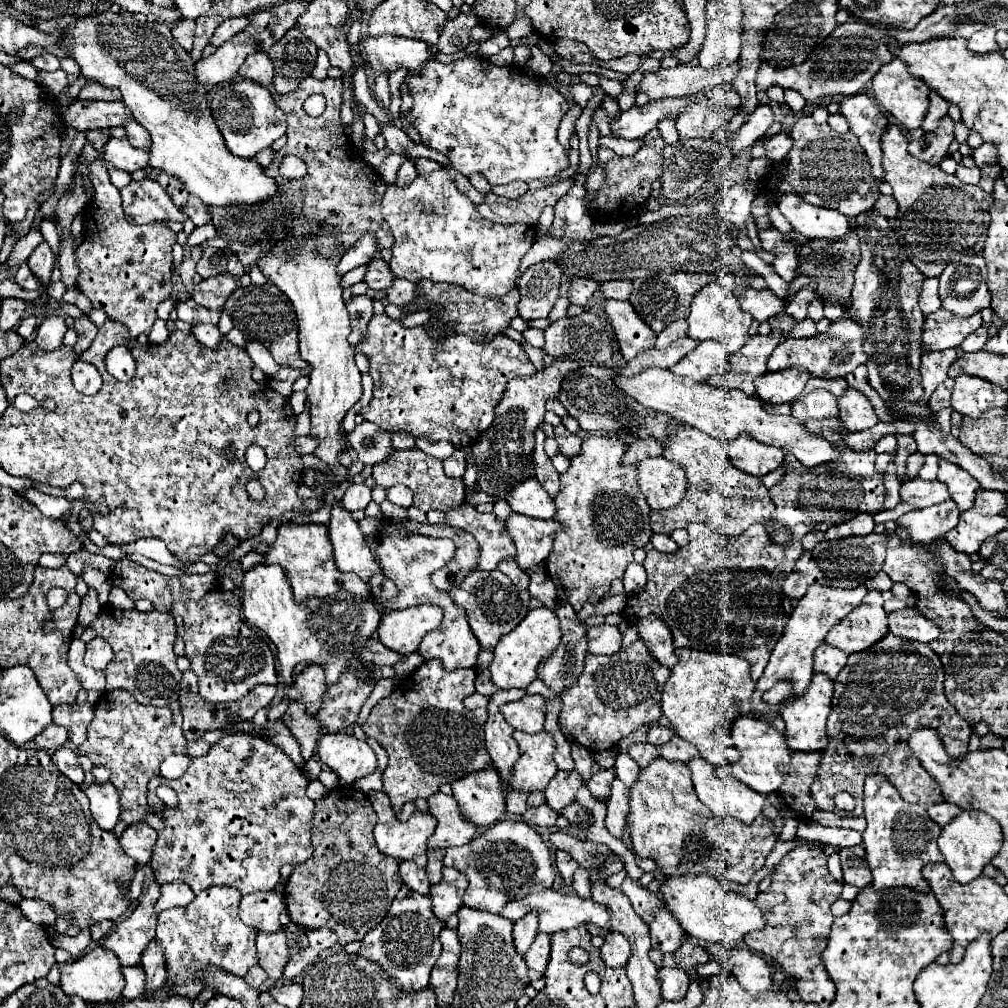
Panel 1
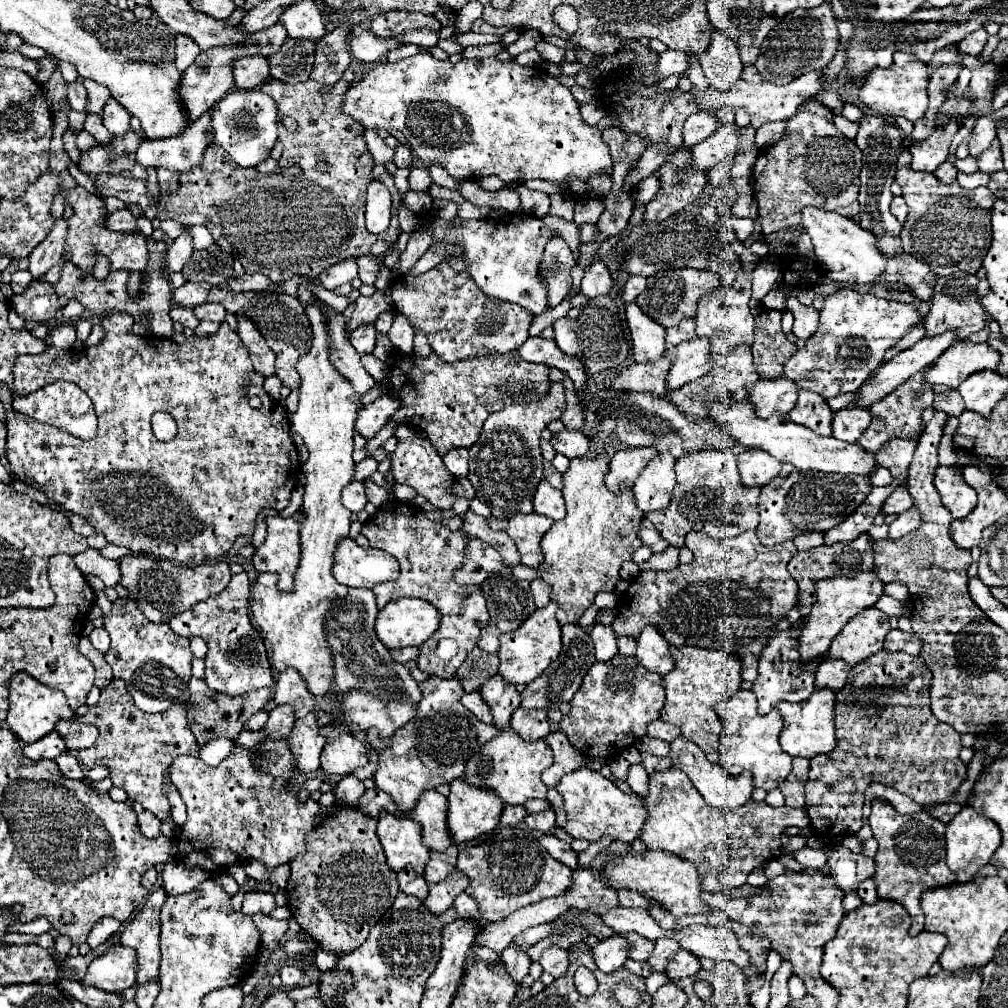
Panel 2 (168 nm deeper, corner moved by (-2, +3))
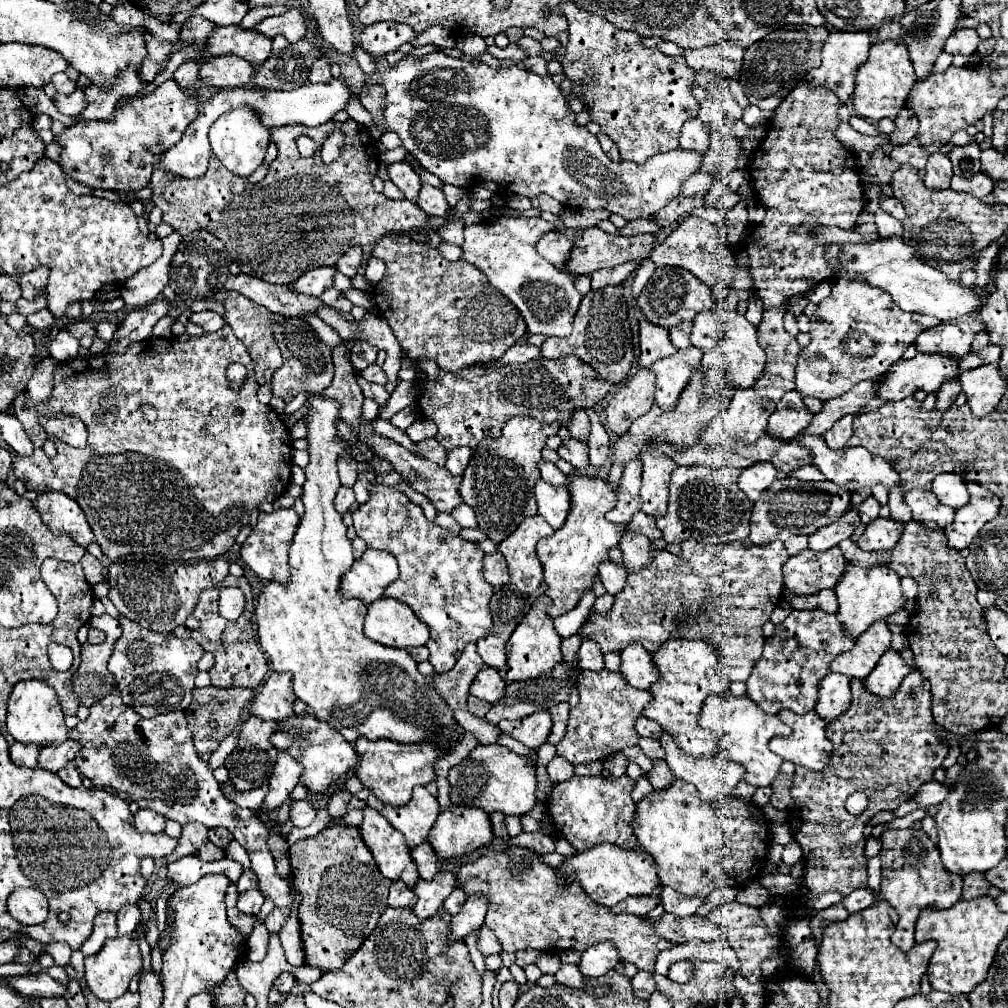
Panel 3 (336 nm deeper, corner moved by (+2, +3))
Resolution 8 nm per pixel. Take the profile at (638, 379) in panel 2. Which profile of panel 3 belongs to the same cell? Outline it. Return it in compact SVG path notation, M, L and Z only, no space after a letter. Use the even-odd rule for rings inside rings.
M637 368L631 378L611 394L607 406L607 424L613 434L623 436L635 418L643 416L653 406L653 372Z

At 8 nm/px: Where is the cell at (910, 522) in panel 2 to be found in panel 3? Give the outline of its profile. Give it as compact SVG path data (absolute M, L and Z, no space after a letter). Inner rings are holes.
M875 518L871 524L867 524L865 532L857 540L857 546L869 552L893 548L893 544L897 544L897 540L901 538L901 532L901 526L891 518Z

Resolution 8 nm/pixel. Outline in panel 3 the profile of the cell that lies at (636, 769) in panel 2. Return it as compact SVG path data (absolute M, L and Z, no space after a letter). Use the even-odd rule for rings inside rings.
M639 778L637 782L635 782L635 788L633 788L633 792L631 792L631 798L635 800L635 802L641 802L645 796L649 796L653 792L653 788L651 788L651 784L649 784L649 780L647 778Z

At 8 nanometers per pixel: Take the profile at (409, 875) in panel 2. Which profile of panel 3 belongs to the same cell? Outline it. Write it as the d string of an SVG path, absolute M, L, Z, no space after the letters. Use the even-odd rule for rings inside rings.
M401 882L391 884L389 898L387 898L387 904L391 908L413 908L413 900L417 900L417 898L413 896L411 888L405 888L405 884L401 884Z

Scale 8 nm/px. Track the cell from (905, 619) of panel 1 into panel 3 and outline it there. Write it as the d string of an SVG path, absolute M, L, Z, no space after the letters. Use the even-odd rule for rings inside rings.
M891 650L891 652L885 652L885 656L881 656L877 668L865 678L863 686L865 686L865 690L869 690L875 696L889 698L897 692L897 688L901 686L903 678L909 672L911 672L911 668L905 664L901 654Z

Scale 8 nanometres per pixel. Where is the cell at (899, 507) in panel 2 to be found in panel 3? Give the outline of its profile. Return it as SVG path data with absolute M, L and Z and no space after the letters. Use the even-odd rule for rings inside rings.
M869 496L869 498L863 500L855 510L859 512L861 522L863 522L863 524L869 524L869 520L873 520L873 518L879 516L879 508L881 508L881 504L877 504L877 500L873 500L873 496Z

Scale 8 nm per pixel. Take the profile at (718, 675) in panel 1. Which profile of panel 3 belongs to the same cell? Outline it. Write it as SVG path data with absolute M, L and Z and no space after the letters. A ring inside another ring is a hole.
M669 640L653 654L653 664L659 668L659 680L649 688L653 700L645 706L643 716L655 720L679 744L679 748L691 756L705 758L717 752L711 734L697 724L703 700L711 694L725 694L731 684L721 674L715 648L703 640Z

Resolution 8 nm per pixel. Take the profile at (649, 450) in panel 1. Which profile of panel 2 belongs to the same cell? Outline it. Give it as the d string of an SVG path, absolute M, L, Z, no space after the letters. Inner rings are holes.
M625 448L615 452L611 458L609 474L605 476L609 488L631 488L635 478L653 456L657 456L655 448Z

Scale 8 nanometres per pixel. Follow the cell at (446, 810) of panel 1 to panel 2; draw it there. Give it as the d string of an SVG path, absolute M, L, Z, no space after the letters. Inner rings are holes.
M425 790L411 814L423 826L423 840L435 852L445 852L453 846L447 826L447 796L437 790Z

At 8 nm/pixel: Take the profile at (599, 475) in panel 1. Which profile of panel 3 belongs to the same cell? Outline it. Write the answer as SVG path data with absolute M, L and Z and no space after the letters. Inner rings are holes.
M577 476L571 478L569 490L571 490L571 510L565 526L557 530L553 536L537 542L537 556L545 570L545 584L547 584L545 594L553 600L551 610L555 610L549 612L551 618L565 614L577 606L583 592L591 588L599 564L607 560L607 550L619 544L621 534L625 530L625 526L609 524L609 520L605 520L605 514L615 508L615 494L605 480Z

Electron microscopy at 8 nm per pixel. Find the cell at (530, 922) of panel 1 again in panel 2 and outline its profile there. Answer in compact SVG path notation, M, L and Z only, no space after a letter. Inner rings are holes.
M511 942L511 944L503 950L501 958L503 958L505 966L509 968L509 974L513 976L513 980L519 980L519 984L521 984L521 980L527 976L529 966L531 966L529 954L527 954L525 950L521 950L515 942Z

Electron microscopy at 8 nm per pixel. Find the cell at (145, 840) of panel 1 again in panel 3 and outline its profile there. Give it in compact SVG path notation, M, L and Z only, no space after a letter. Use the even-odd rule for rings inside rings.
M139 810L135 814L135 828L139 832L161 834L165 830L165 818L153 810Z

